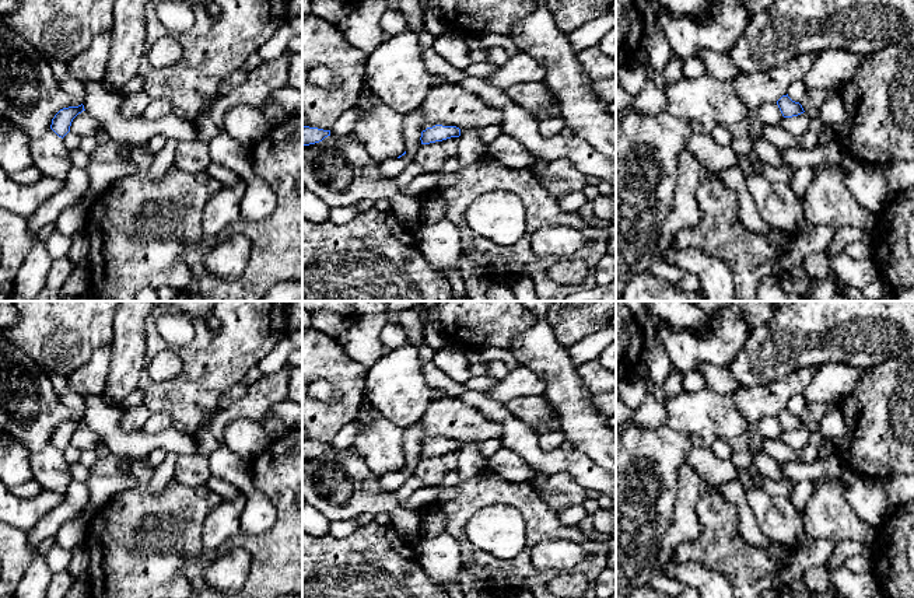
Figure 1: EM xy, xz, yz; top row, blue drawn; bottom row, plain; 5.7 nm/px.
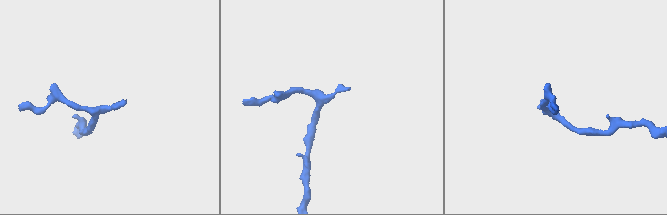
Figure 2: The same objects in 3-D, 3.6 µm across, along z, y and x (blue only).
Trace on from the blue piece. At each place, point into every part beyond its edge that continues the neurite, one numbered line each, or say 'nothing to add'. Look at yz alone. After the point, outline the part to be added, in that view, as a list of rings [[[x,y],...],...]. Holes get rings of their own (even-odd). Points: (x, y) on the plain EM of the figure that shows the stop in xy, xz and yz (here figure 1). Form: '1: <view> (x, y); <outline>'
nothing to add

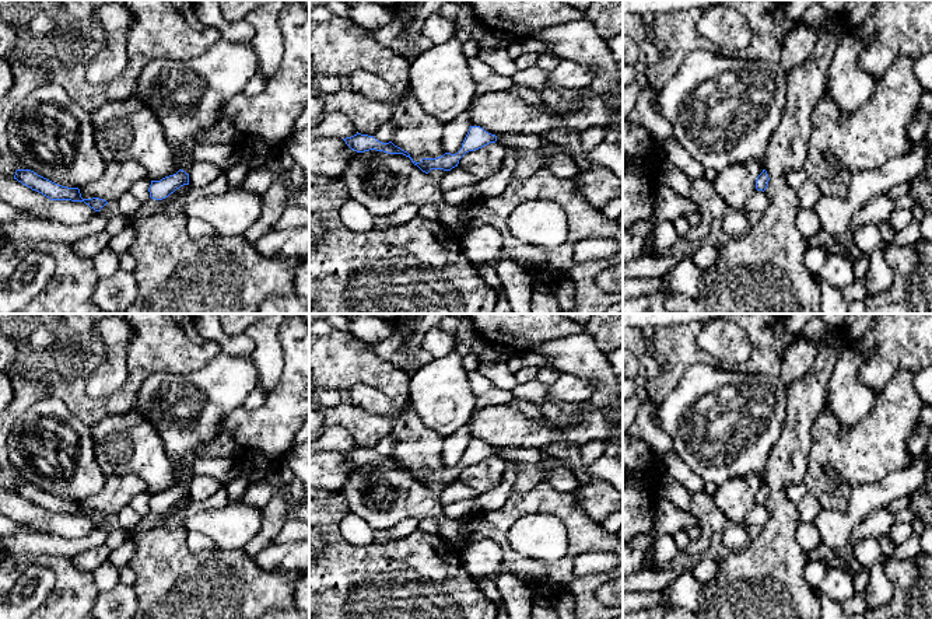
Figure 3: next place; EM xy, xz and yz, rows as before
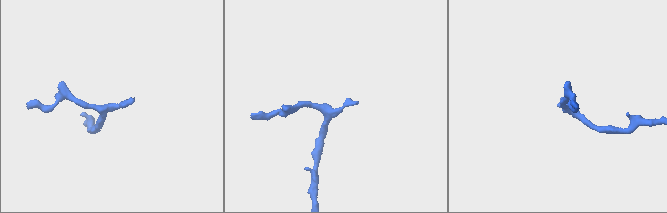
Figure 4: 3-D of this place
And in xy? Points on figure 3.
1: xy (185, 411); [[[220,353],[195,373],[150,375],[139,387],[132,410],[140,412],[154,426],[167,455],[181,468],[181,482],[189,487],[195,478],[197,448],[217,437],[220,423],[228,413],[242,408],[256,387],[257,371],[250,356],[231,357]]]

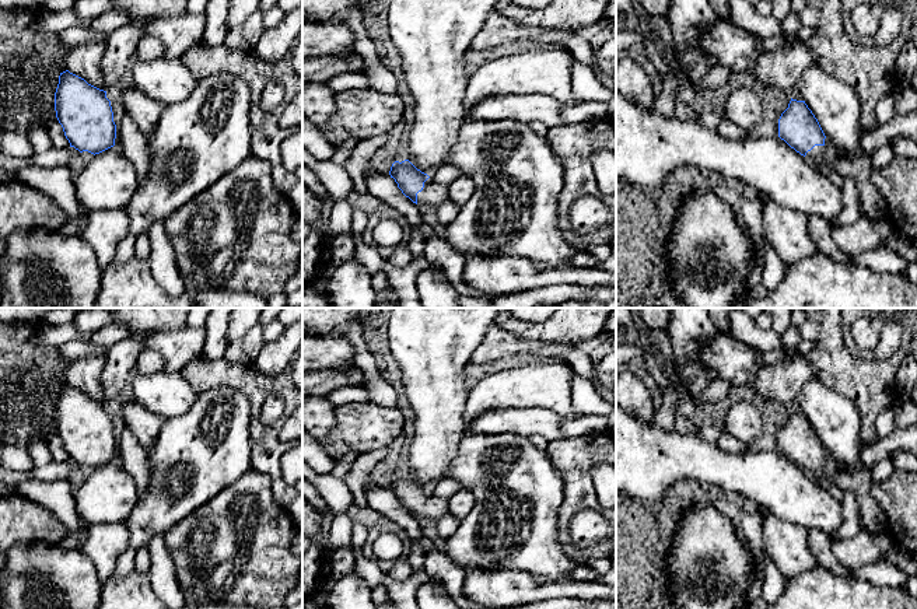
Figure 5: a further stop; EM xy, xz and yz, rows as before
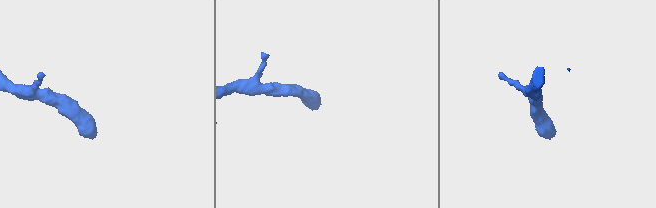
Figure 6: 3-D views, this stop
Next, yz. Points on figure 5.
1: yz (816, 469); [[[815,459],[805,470],[809,476],[815,477],[813,480],[820,489],[829,491],[836,500],[841,501],[844,493],[832,484],[830,476],[825,472],[825,459]]]

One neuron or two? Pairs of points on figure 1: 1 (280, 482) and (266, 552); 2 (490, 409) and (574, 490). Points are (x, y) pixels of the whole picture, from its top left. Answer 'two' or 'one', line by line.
1: one
2: two

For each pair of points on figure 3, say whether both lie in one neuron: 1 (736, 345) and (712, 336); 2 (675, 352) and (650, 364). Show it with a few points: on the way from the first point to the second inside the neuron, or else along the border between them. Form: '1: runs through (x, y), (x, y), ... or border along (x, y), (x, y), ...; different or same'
1: runs through (731, 345), (718, 338); same
2: border along (665, 367), (659, 374), (648, 380); different

